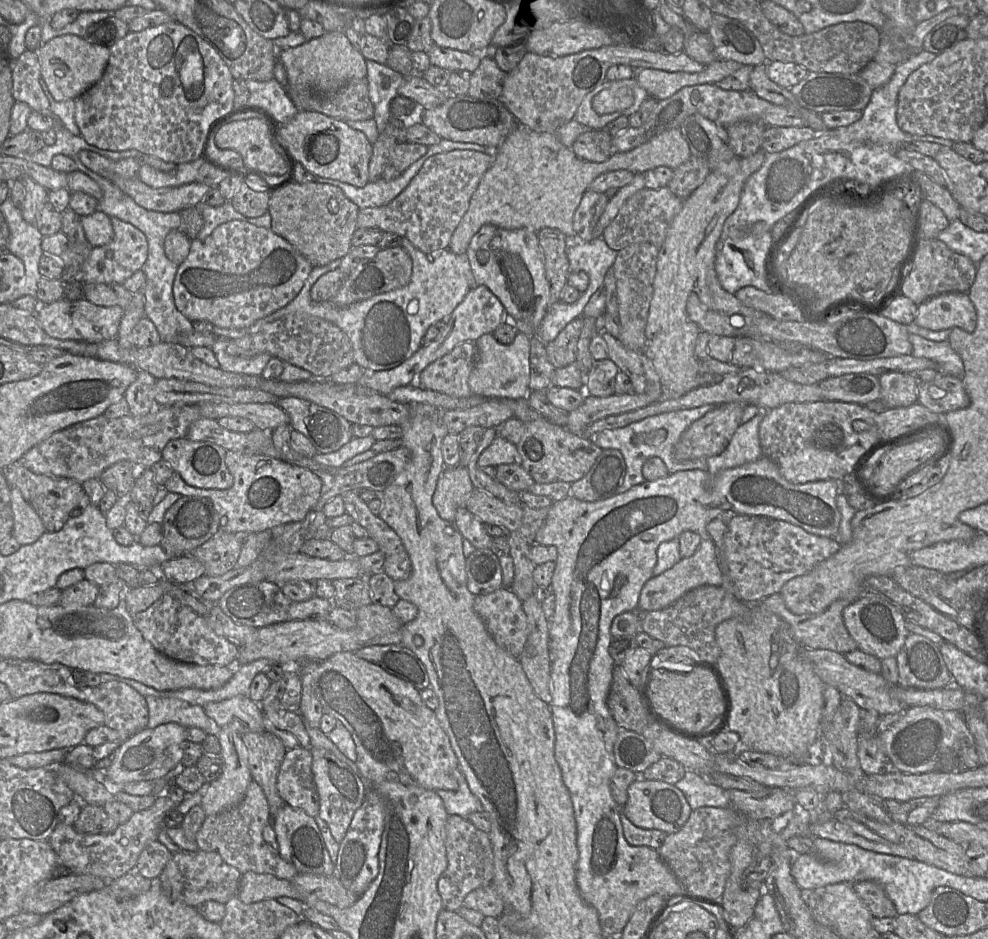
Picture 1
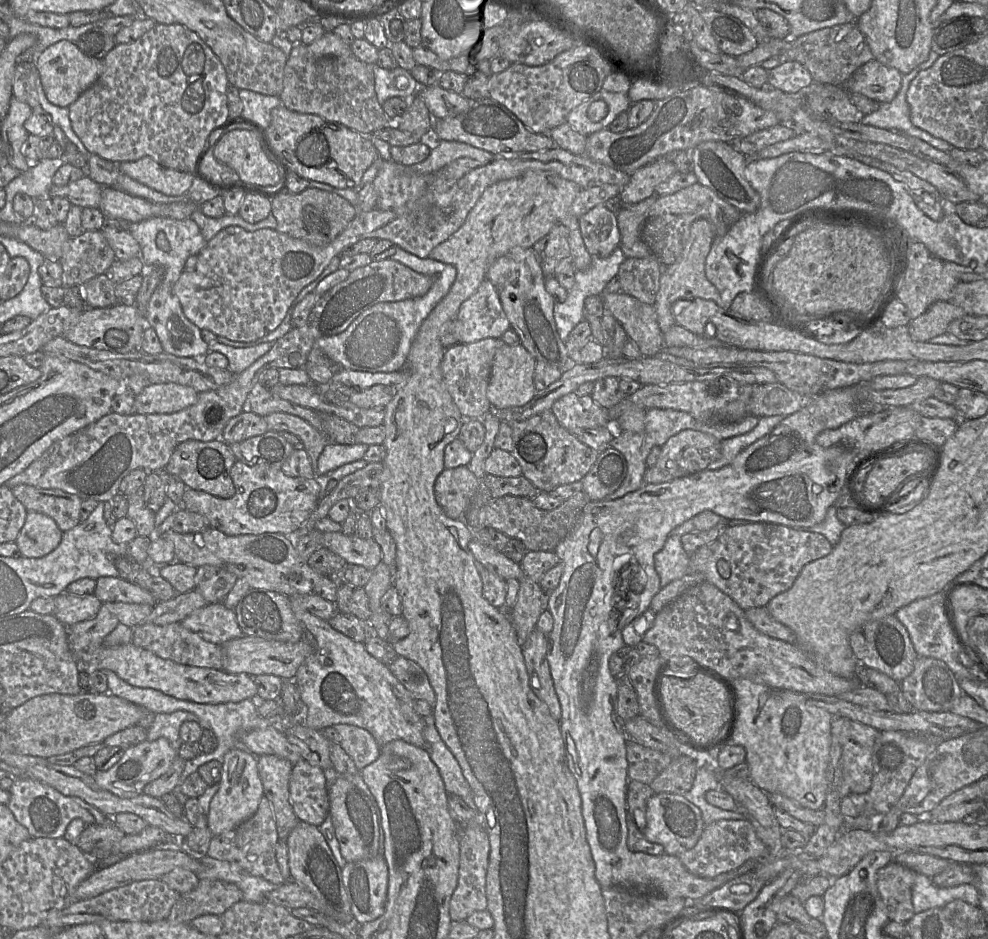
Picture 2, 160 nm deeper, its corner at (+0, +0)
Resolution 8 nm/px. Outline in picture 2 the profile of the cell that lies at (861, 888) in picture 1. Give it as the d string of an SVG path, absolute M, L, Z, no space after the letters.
M894 861L878 870L877 889L890 921L906 923L916 914L912 886L917 874Z

